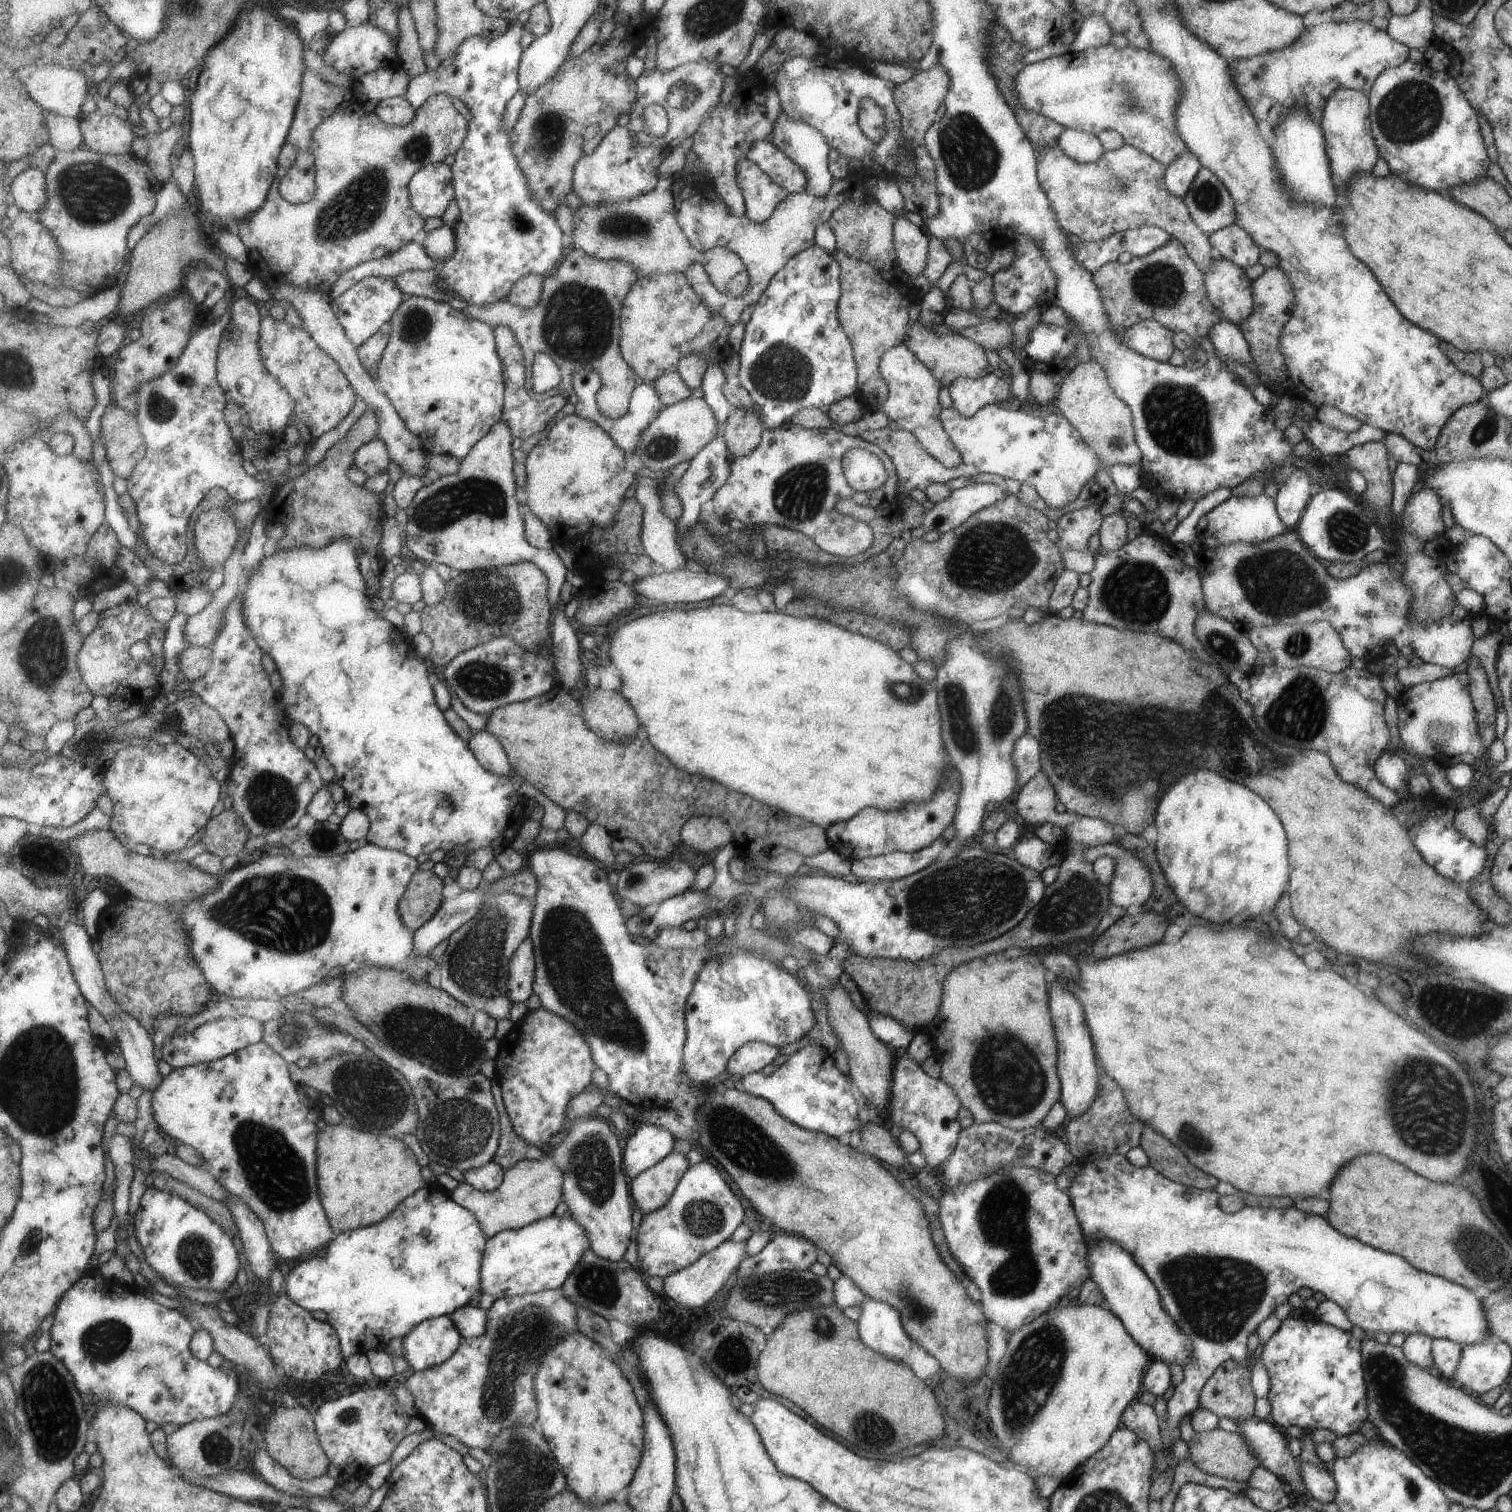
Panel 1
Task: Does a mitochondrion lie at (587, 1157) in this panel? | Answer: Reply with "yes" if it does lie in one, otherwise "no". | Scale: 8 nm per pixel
yes

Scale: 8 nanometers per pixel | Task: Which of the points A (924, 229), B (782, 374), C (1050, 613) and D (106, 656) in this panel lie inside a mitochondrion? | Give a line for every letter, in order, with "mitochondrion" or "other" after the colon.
A: other
B: mitochondrion
C: other
D: other

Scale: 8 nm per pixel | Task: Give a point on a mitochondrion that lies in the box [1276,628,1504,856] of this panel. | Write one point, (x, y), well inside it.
(1297, 644)

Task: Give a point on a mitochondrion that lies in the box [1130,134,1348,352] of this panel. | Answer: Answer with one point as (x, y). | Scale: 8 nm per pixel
(1207, 197)

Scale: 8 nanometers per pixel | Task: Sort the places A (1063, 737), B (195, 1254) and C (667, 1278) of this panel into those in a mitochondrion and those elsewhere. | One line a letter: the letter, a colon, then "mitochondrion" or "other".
A: mitochondrion
B: mitochondrion
C: other

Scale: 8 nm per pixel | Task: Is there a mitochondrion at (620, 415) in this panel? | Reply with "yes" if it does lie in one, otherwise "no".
no

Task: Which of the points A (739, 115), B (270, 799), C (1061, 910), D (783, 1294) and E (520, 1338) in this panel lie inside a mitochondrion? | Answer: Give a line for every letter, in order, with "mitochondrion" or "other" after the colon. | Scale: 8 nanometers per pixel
A: other
B: mitochondrion
C: mitochondrion
D: mitochondrion
E: mitochondrion

